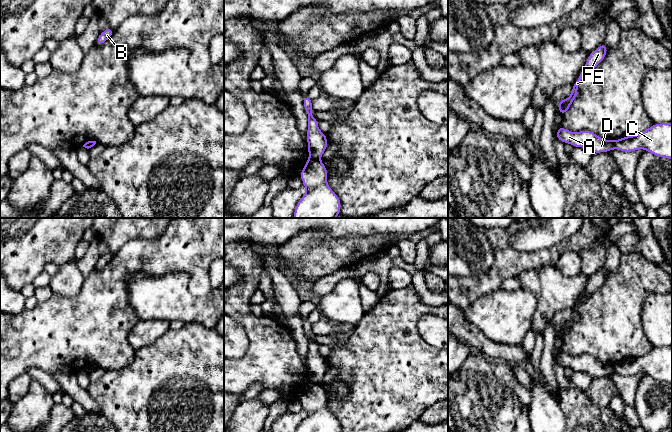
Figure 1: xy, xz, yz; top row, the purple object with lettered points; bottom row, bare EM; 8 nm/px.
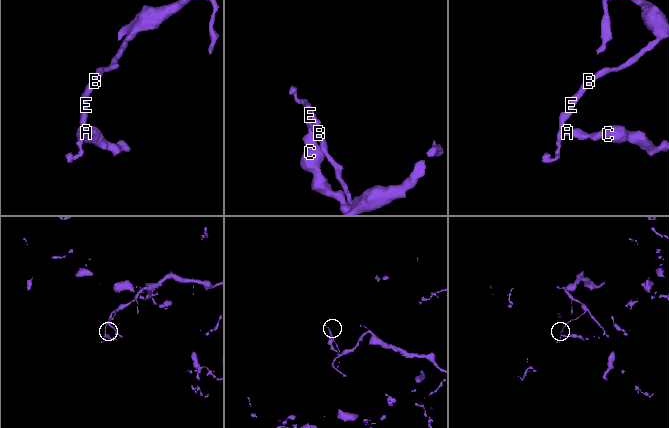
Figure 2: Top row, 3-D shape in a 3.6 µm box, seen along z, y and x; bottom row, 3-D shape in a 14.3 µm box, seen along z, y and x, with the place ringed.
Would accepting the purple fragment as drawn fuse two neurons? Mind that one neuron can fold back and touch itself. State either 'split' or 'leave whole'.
split

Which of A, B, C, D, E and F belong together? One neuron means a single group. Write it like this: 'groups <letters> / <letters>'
groups A B D E F / C

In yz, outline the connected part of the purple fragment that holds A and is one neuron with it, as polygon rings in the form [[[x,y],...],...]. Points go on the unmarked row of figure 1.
[[[562,349],[557,353],[556,362],[564,368],[583,371],[592,377],[610,376],[614,372],[612,364],[602,363],[592,355],[570,356]]]

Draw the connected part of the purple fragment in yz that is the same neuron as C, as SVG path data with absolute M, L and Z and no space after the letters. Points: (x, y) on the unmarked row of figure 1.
M672 347L653 348L641 357L614 364L613 370L623 376L643 372L657 381L672 383Z

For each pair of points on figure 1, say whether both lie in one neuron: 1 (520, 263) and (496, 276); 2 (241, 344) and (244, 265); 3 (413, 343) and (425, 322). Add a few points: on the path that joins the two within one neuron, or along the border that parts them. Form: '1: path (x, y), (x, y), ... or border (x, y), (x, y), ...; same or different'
1: path (514, 263), (509, 263), (502, 270); same
2: border (234, 318), (244, 329), (248, 340), (248, 349); different
3: border (423, 314), (417, 330), (437, 347); different

